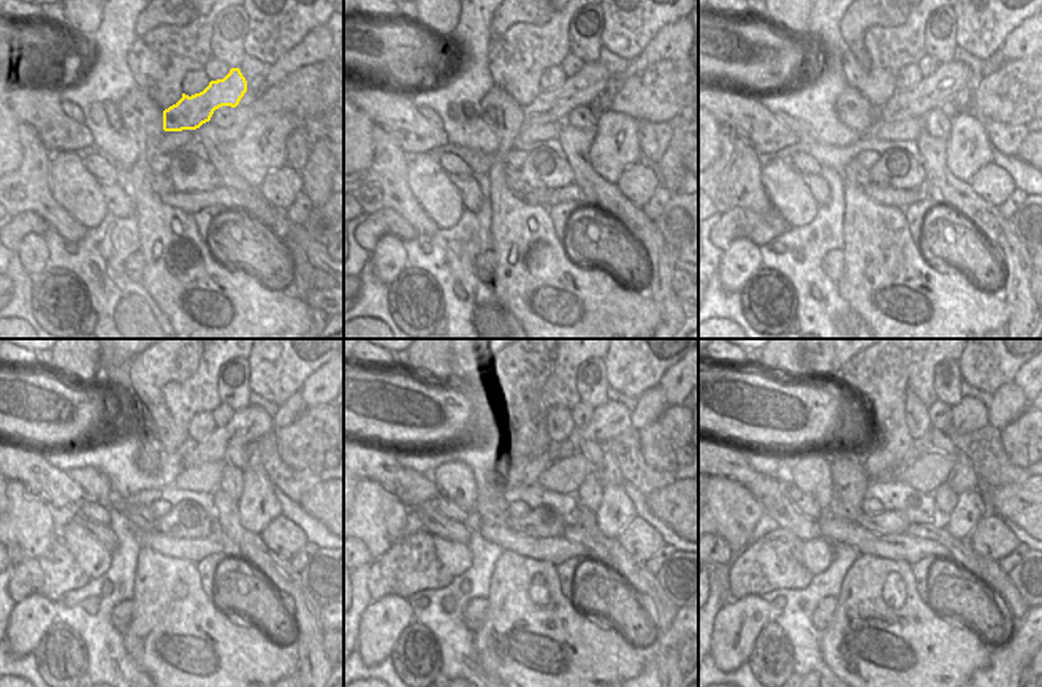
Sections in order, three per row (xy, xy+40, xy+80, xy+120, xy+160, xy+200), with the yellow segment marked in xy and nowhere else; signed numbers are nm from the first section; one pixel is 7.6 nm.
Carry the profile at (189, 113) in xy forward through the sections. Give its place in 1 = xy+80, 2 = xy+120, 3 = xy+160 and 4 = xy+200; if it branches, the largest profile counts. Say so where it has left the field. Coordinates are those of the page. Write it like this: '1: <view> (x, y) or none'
1: xy+80 (930, 92)
2: xy+120 (252, 423)
3: xy+160 (612, 418)
4: xy+200 (971, 413)

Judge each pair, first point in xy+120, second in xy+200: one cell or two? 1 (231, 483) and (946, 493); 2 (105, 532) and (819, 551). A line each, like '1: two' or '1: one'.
1: one
2: two

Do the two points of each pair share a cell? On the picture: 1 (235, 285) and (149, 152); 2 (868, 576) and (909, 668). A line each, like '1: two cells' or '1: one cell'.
1: one cell
2: one cell

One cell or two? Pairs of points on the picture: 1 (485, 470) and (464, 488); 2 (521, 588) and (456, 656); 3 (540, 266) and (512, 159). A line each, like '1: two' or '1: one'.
1: two
2: two
3: two

